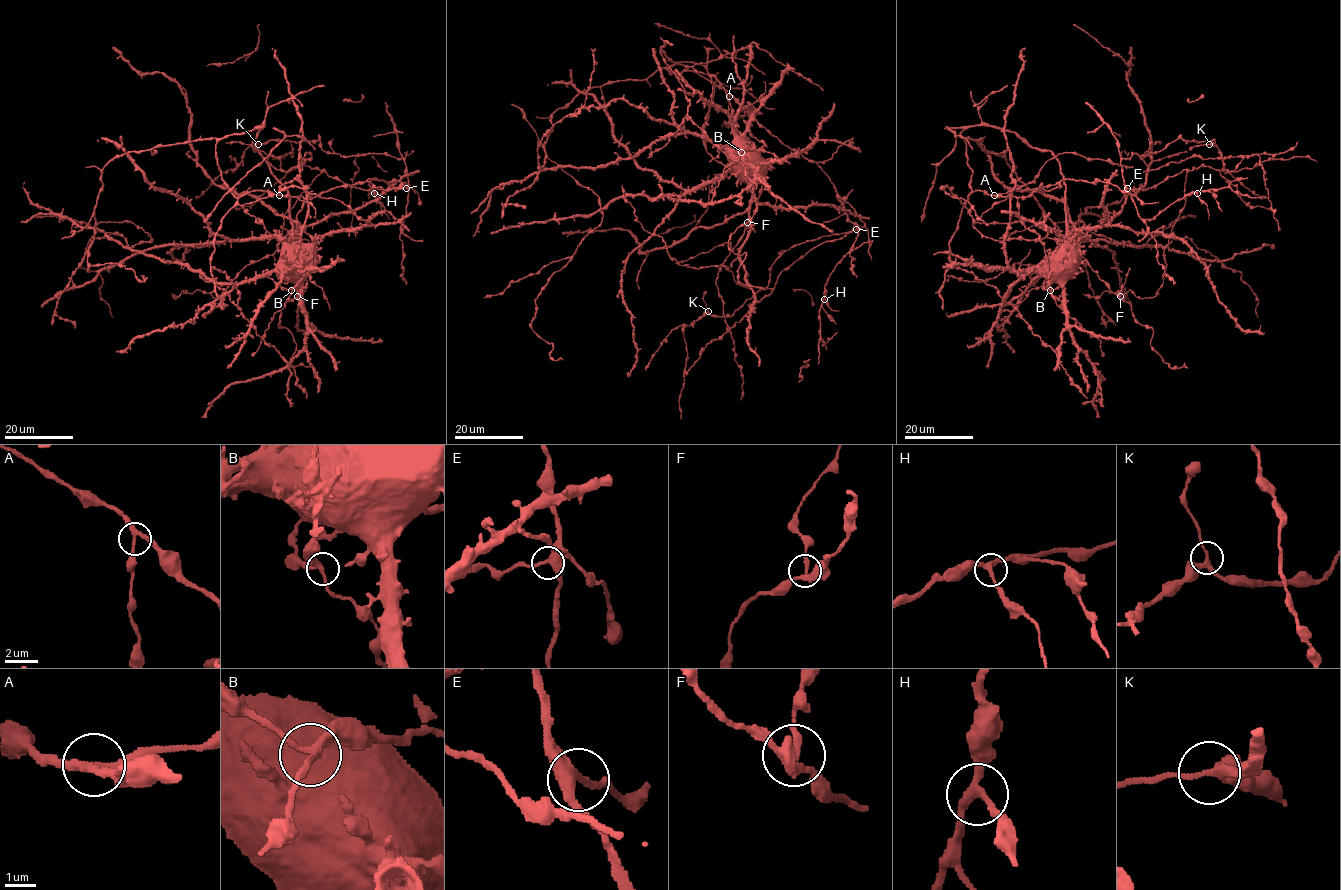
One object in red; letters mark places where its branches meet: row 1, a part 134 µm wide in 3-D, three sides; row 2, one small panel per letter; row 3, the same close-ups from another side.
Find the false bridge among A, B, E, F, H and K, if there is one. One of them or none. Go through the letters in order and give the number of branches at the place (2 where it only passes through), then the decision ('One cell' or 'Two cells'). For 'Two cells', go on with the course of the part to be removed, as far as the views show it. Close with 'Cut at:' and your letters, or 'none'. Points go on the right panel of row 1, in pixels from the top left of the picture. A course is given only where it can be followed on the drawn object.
A: Branches: 3. One cell
B: Branches: 3. One cell
E: Branches: 3. One cell
F: Branches: 3. Two cells. Course of the part to remove: (1120, 297), (1130, 267)
H: Branches: 3. One cell
K: Branches: 3. One cell
Cut at: F

